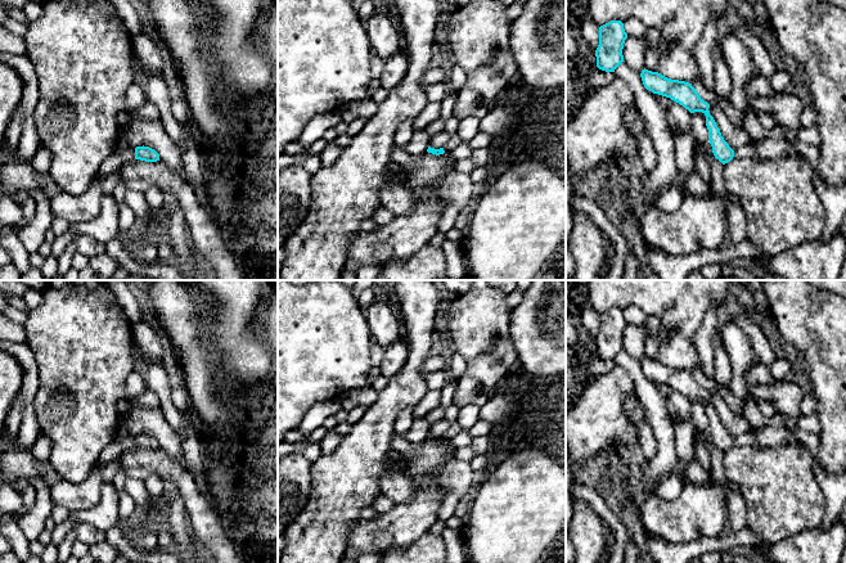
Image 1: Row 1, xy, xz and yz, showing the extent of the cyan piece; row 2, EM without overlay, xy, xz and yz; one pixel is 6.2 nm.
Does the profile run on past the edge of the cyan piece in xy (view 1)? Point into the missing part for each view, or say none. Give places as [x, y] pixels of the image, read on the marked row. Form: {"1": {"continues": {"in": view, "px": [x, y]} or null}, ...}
{"1": {"continues": null}}

